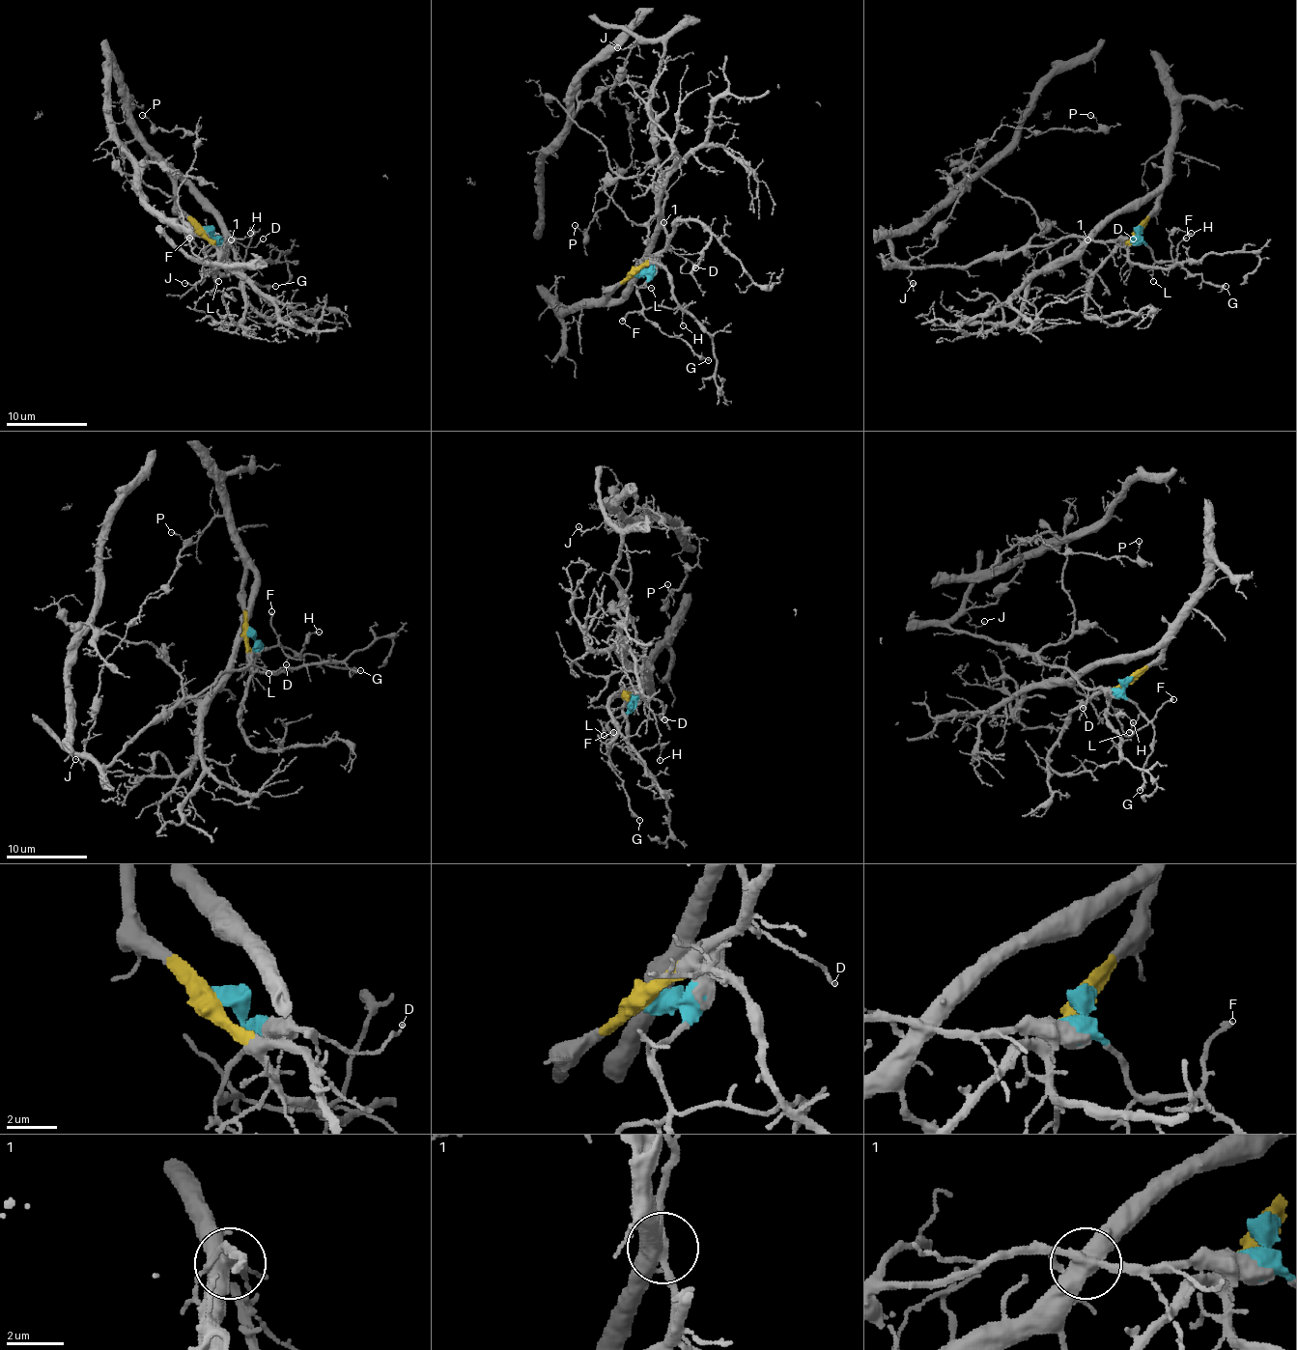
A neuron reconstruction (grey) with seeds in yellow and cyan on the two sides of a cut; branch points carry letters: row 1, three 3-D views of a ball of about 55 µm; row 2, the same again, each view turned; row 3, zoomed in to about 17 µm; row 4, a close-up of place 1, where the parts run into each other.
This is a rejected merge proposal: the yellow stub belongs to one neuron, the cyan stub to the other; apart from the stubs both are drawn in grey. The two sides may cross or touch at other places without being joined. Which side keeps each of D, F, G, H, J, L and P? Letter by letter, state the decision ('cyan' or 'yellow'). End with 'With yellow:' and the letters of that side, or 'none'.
D: cyan
F: cyan
G: cyan
H: cyan
J: cyan
L: cyan
P: cyan
With yellow: none

